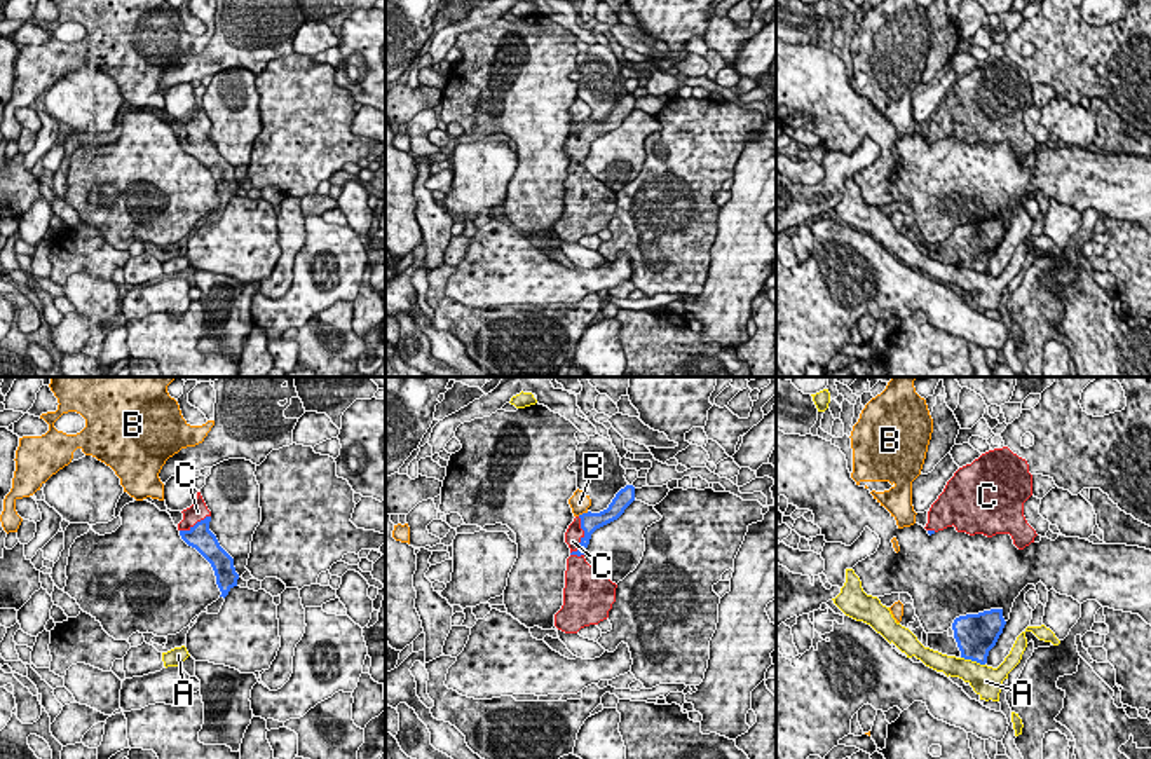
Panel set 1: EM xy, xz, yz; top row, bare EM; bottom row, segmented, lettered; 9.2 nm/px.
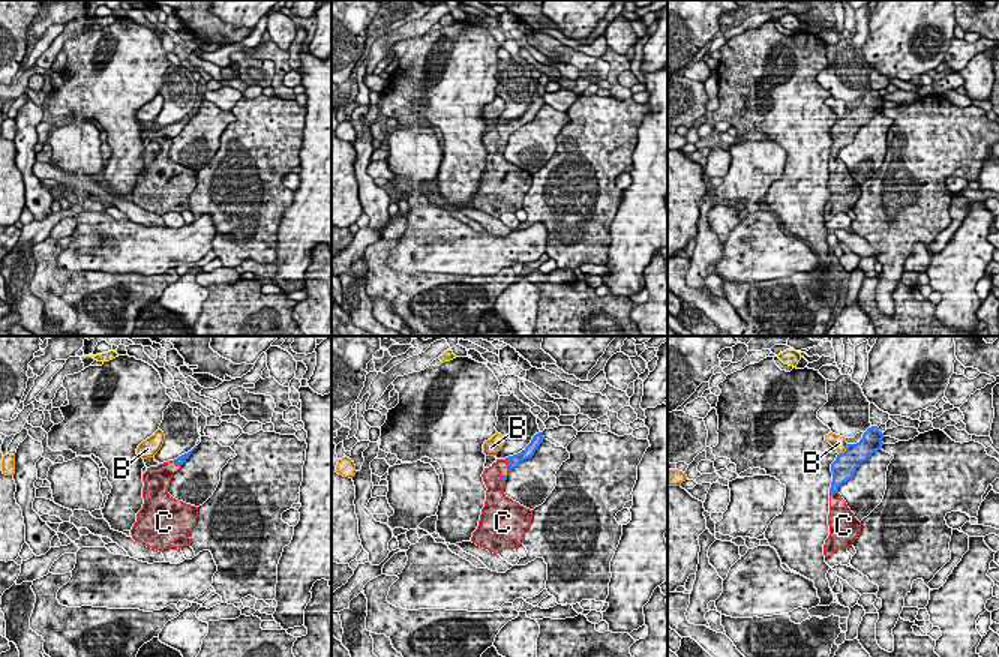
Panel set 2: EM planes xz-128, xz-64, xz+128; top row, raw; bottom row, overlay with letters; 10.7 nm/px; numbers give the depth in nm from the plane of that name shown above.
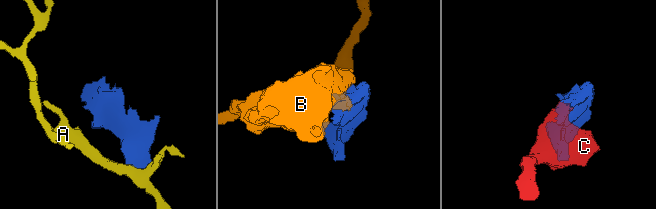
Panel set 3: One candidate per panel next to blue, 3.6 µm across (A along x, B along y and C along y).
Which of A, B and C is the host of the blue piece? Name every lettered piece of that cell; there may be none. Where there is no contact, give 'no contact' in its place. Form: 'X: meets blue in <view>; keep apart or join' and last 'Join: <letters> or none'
A: meets blue in yz; keep apart
B: meets blue in xz; keep apart
C: meets blue in xz; join
Join: C

